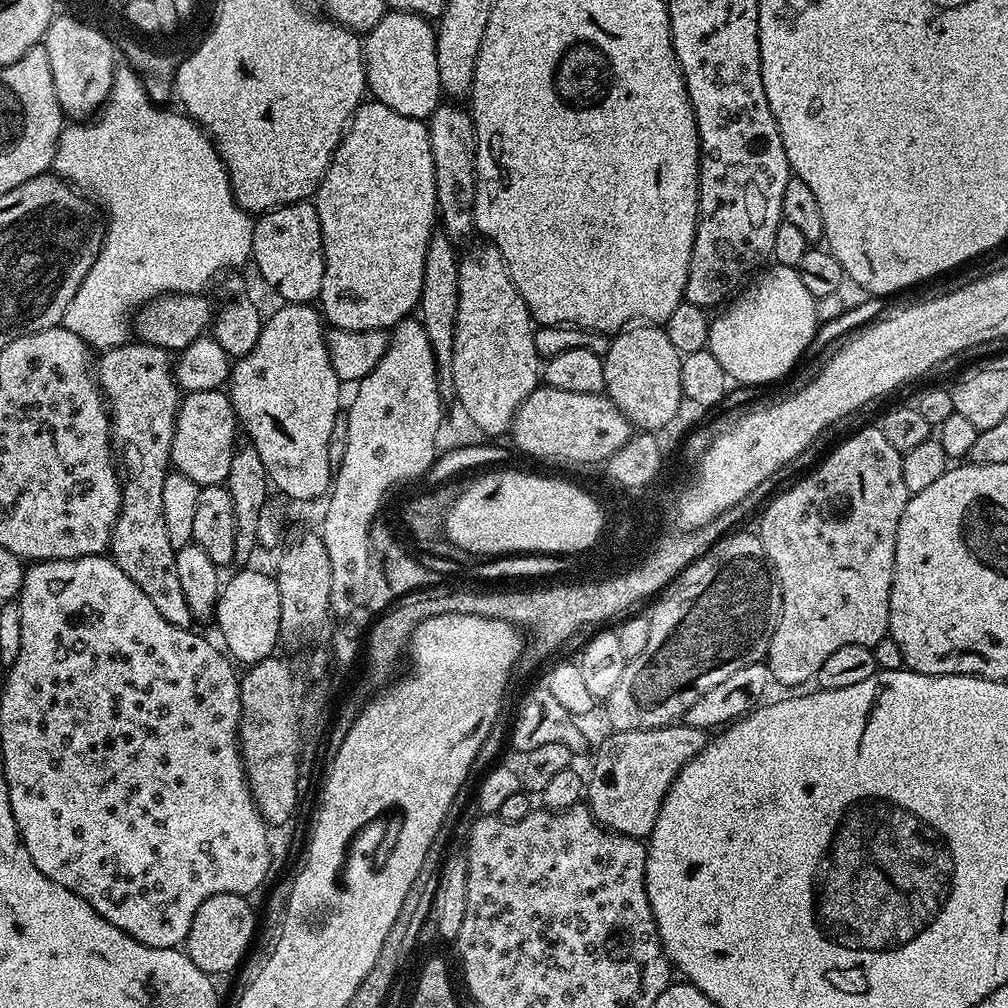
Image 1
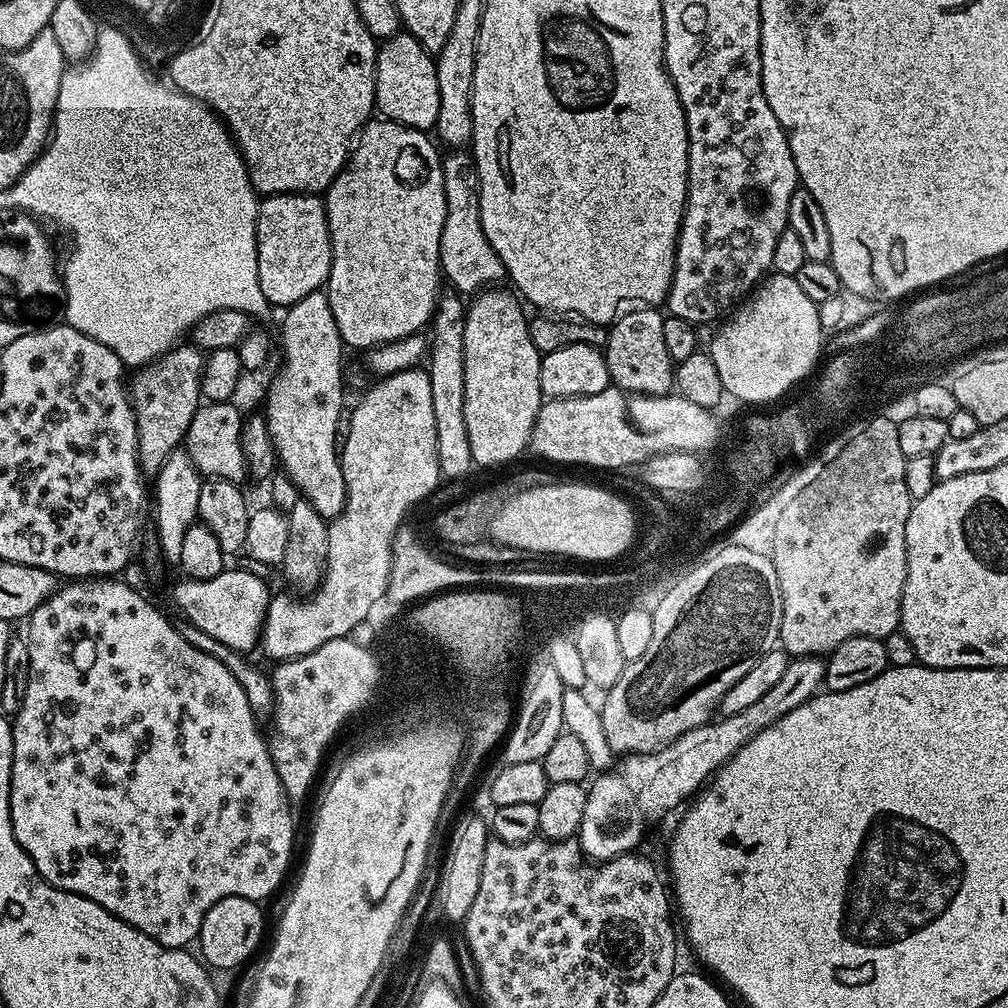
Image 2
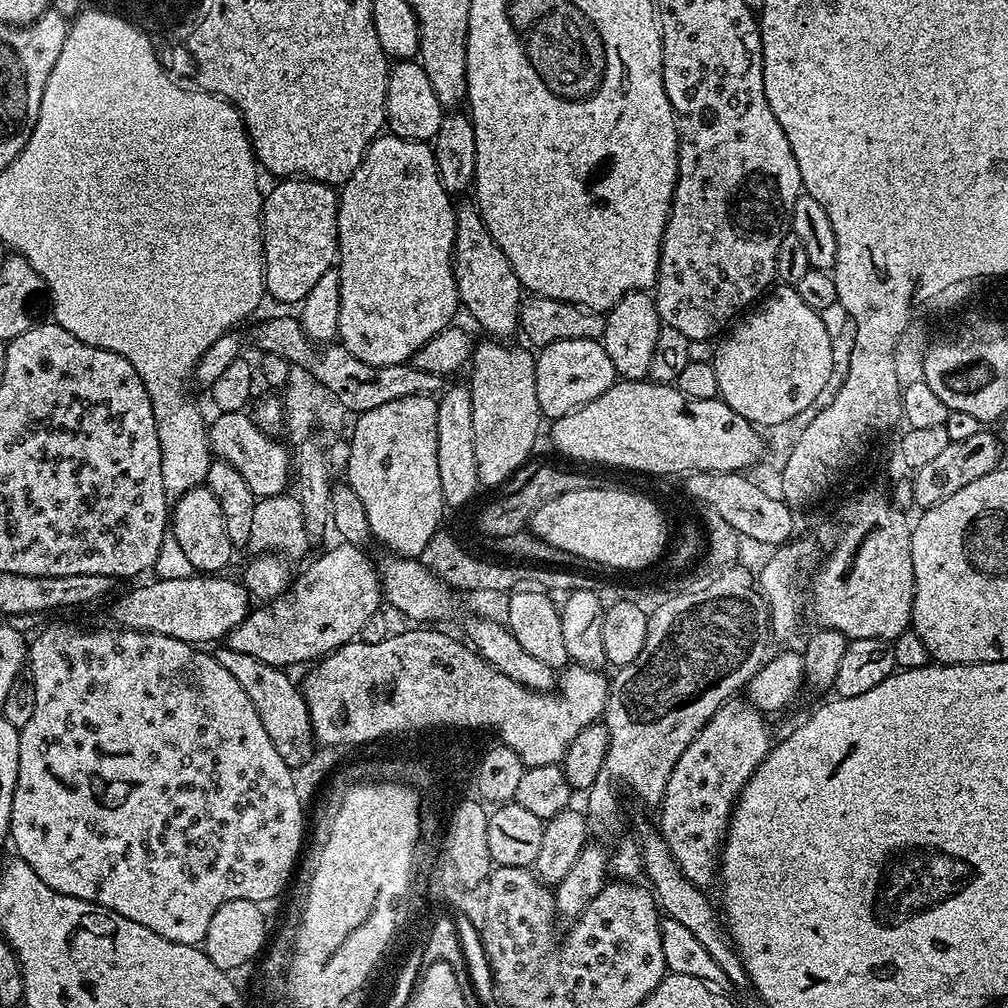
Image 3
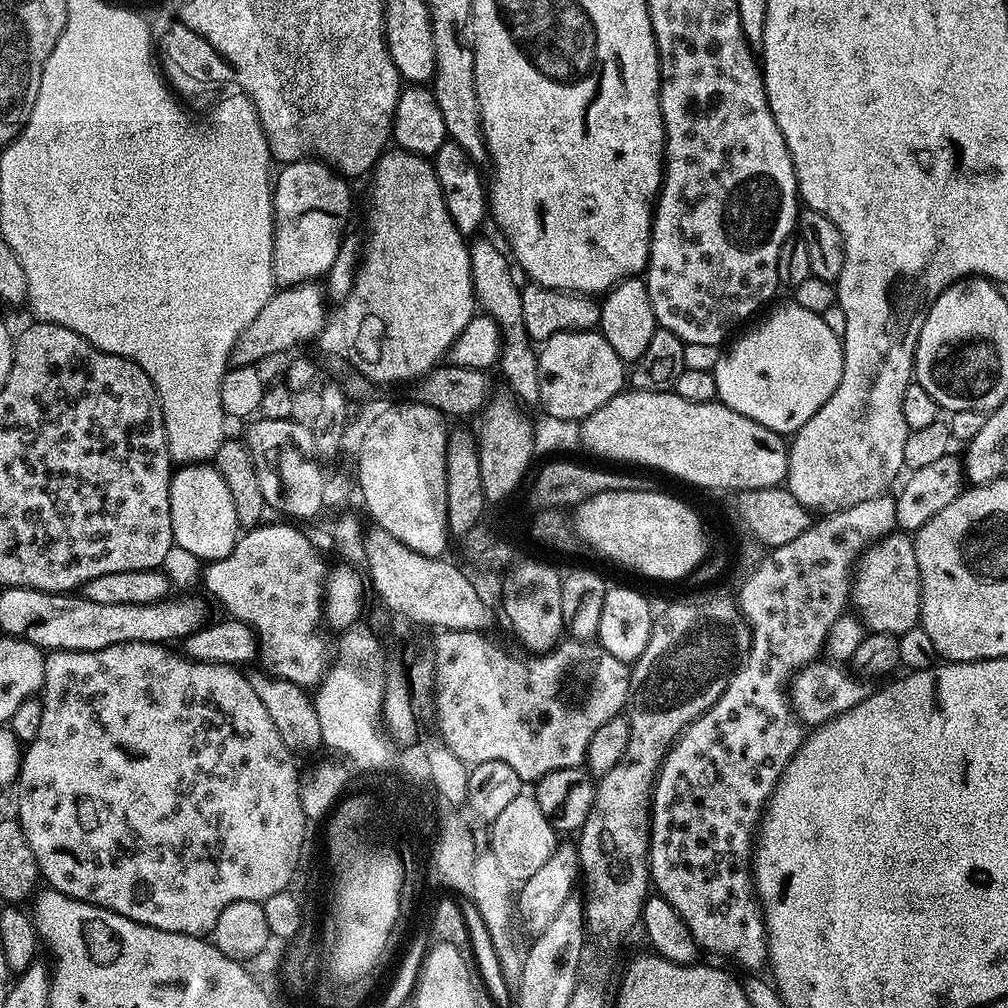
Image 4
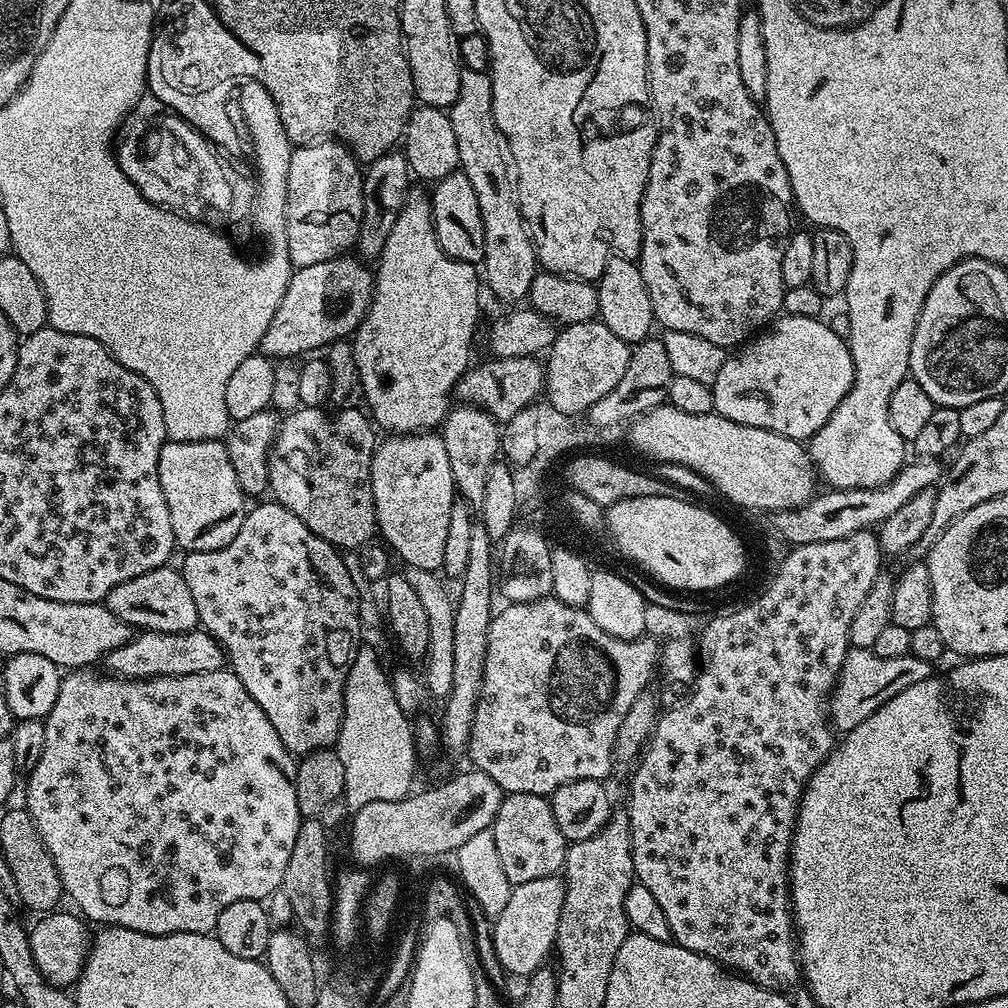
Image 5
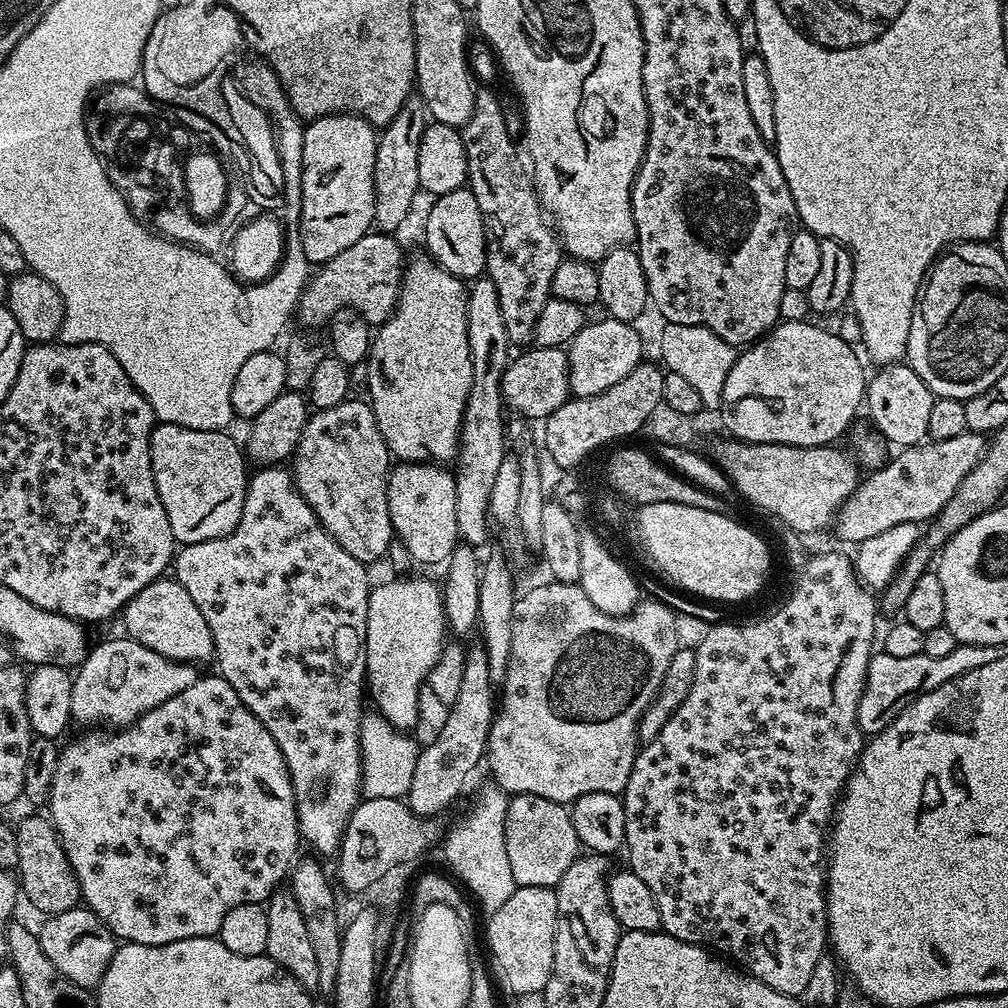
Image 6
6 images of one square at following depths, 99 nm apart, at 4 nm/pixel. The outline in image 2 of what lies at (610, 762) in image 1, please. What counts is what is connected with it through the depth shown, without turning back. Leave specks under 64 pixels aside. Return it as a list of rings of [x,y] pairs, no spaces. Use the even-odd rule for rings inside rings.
[[[819,655],[789,659],[782,678],[758,702],[733,716],[721,715],[715,722],[686,730],[677,740],[671,740],[656,752],[634,752],[625,755],[611,771],[599,773],[587,785],[586,810],[578,833],[580,851],[592,862],[613,860],[629,855],[640,844],[647,820],[660,820],[667,812],[681,807],[680,800],[695,797],[706,781],[721,768],[750,738],[766,730],[778,718],[798,710],[802,702],[821,691],[825,661]]]

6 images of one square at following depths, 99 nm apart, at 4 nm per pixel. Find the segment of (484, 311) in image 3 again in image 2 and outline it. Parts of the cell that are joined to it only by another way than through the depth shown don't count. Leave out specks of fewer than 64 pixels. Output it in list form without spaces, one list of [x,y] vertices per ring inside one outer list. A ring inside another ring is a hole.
[[[452,150],[443,157],[444,189],[446,190],[446,222],[442,222],[440,266],[442,276],[461,294],[476,294],[505,279],[504,263],[482,230],[480,179],[476,157],[468,150]]]

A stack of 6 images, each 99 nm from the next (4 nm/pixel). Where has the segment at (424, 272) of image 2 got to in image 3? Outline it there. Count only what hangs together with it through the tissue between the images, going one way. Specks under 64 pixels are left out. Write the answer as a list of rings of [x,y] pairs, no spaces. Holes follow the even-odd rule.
[[[381,134],[366,150],[358,170],[354,170],[354,174],[350,174],[350,178],[339,189],[338,199],[340,205],[336,225],[338,226],[338,271],[340,273],[339,343],[343,344],[346,350],[350,350],[354,358],[362,358],[362,362],[375,368],[411,361],[412,355],[422,346],[426,346],[426,342],[430,342],[434,334],[438,334],[453,323],[452,315],[455,314],[456,308],[458,312],[461,307],[458,286],[452,269],[452,247],[456,237],[456,208],[454,203],[452,204],[453,197],[442,186],[442,178],[438,174],[436,165],[436,153],[423,140],[407,140],[401,136]]]

